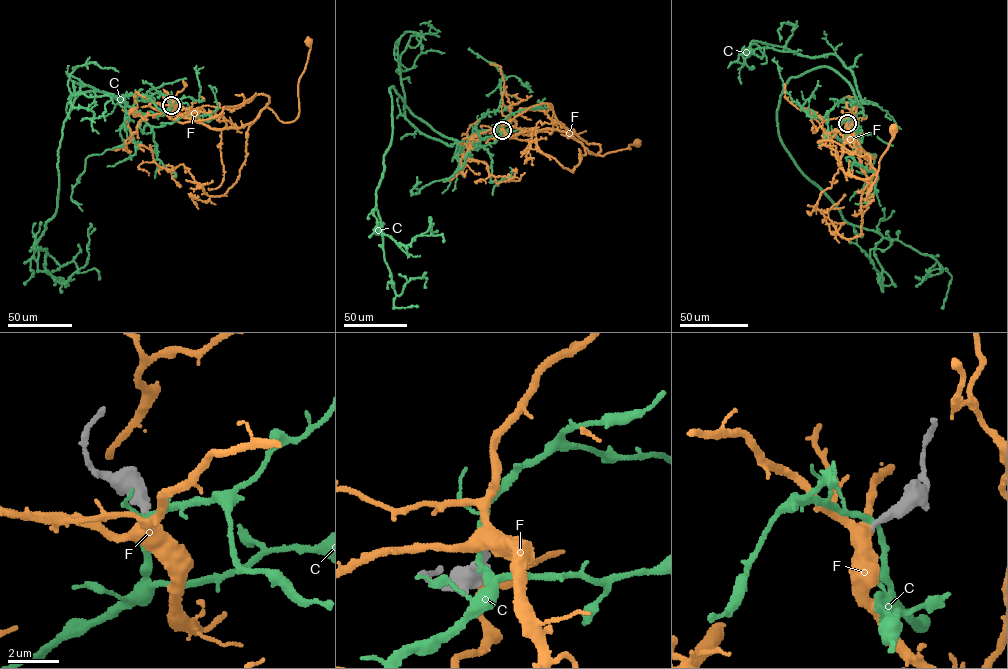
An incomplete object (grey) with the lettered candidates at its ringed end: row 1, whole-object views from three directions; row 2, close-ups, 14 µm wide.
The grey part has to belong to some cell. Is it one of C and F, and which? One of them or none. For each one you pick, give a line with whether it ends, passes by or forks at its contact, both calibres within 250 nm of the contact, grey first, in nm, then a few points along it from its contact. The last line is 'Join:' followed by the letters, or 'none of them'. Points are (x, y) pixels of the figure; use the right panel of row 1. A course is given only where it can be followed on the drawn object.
F: it forks | 300/480 nm | via (846, 123), (851, 132), (838, 164), (844, 172), (856, 178), (867, 179), (877, 174), (867, 197), (894, 130)
Join: F

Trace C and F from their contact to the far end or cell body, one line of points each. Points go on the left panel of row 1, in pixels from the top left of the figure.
C: (171, 105), (156, 116), (101, 92), (77, 96), (38, 269), (67, 282), (86, 264), (90, 223)
F: (171, 105), (219, 129), (248, 124), (266, 107), (293, 121), (308, 42)

